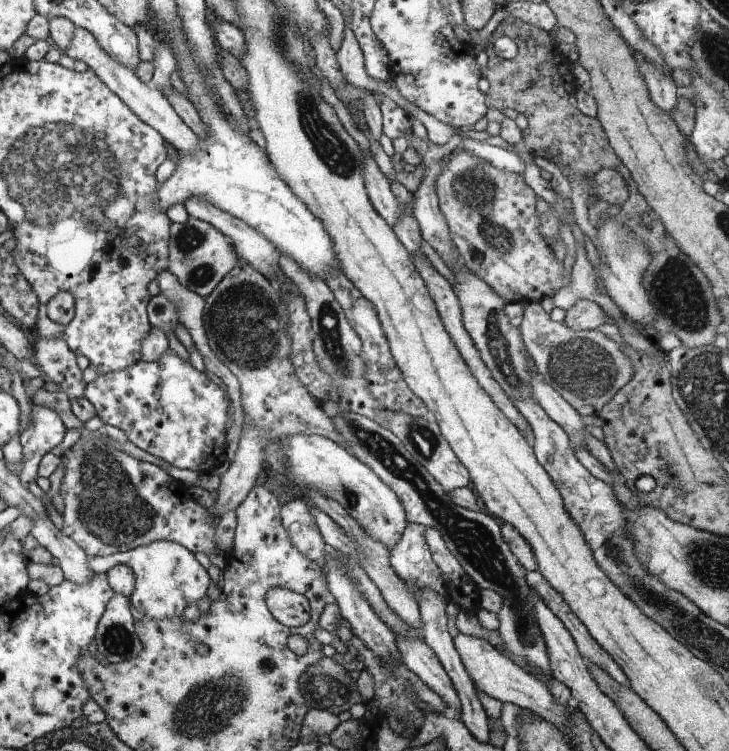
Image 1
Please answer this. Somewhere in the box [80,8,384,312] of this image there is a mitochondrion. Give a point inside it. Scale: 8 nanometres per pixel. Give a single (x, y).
(332, 150)

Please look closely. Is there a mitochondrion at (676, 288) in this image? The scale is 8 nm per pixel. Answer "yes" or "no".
yes

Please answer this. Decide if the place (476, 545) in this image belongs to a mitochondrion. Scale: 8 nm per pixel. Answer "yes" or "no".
yes

